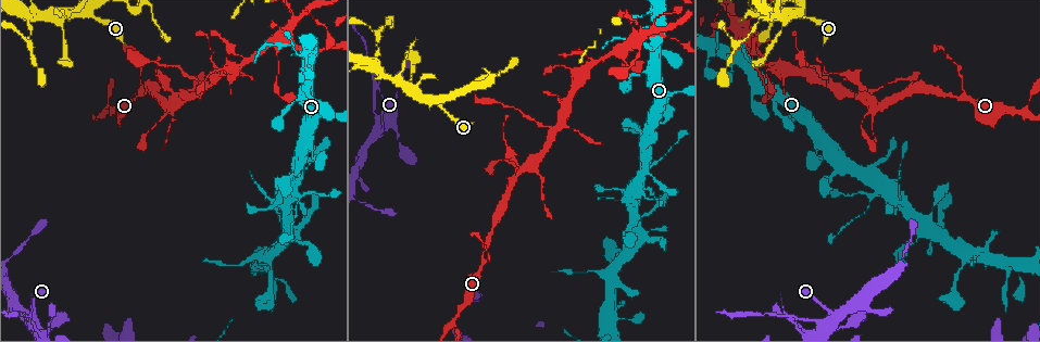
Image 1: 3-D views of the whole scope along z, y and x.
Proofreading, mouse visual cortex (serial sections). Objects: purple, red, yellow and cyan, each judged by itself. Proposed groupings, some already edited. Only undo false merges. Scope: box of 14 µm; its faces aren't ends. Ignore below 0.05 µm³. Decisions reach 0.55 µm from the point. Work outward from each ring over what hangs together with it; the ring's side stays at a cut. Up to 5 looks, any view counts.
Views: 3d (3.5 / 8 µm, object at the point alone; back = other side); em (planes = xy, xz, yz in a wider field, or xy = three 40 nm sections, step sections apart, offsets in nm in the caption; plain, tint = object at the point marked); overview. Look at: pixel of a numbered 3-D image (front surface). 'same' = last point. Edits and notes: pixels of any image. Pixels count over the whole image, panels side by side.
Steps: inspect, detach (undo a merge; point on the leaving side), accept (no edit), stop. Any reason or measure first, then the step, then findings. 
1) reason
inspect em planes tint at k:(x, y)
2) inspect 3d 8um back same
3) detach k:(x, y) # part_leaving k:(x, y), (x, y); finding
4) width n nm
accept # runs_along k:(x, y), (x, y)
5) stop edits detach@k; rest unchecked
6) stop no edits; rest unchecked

inspect 3d 3.5um at 1:(33, 316)

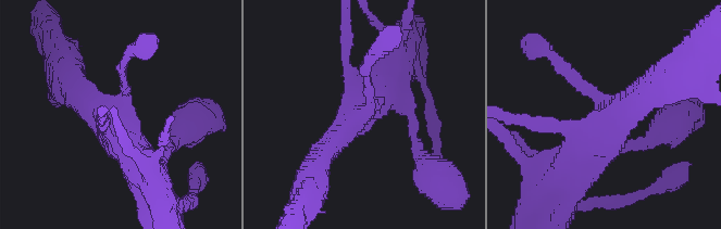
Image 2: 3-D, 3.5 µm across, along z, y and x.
inspect em xy step 5 tint at 2:(612, 111)

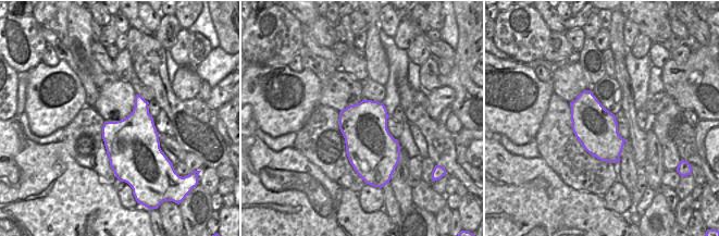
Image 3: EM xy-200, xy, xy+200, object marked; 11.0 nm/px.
accept # one cell here

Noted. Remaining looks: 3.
inspect 3d 3.5um at 1:(871, 199)

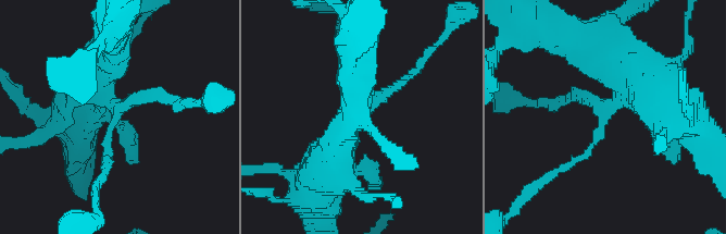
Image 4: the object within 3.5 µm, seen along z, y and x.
inspect em xy step 1 tint at 4:(602, 122)

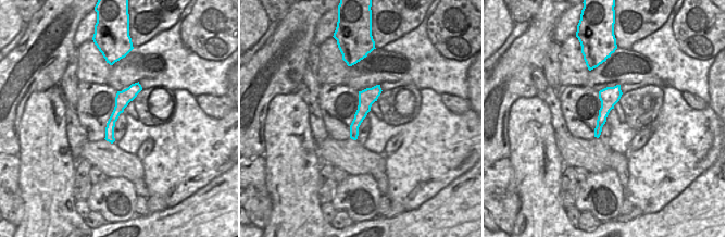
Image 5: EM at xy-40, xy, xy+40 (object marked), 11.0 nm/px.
detach 4:(388, 90) # a second cell is stuck on

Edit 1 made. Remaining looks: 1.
stop edits detach@4; rest unchecked

